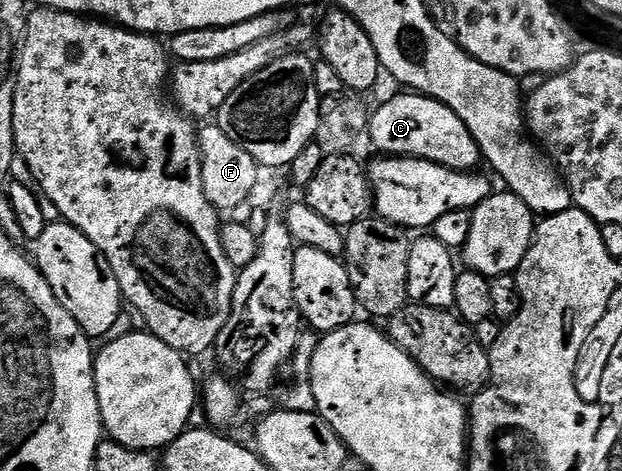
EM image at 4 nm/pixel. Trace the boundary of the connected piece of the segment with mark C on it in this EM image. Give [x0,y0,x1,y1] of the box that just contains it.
[368,92,481,171]

